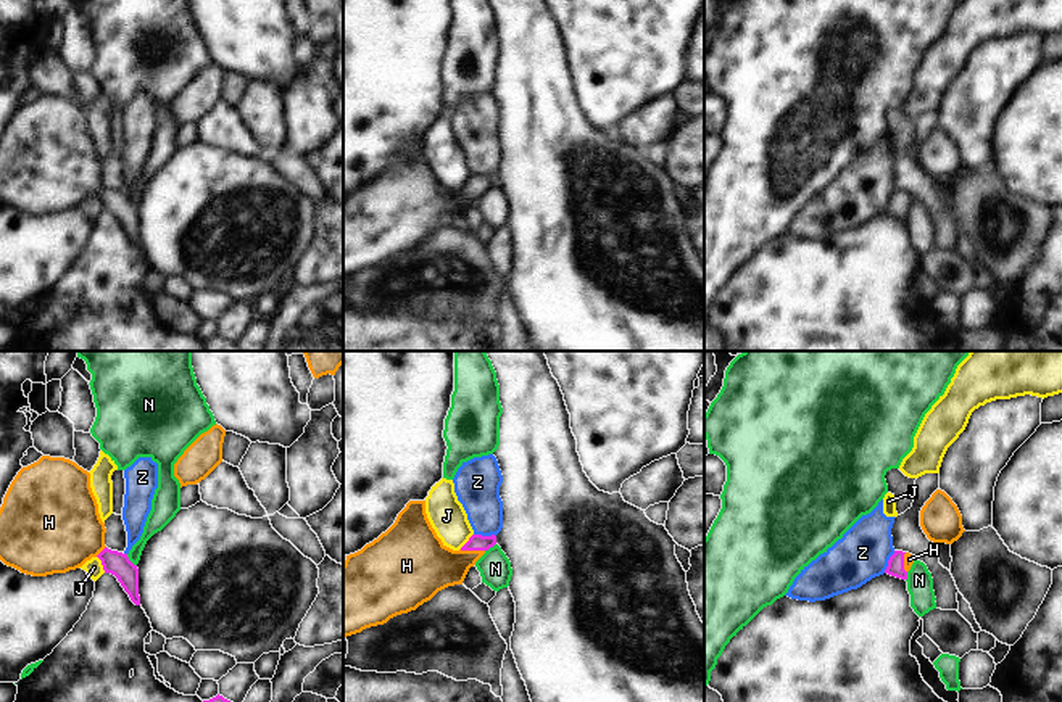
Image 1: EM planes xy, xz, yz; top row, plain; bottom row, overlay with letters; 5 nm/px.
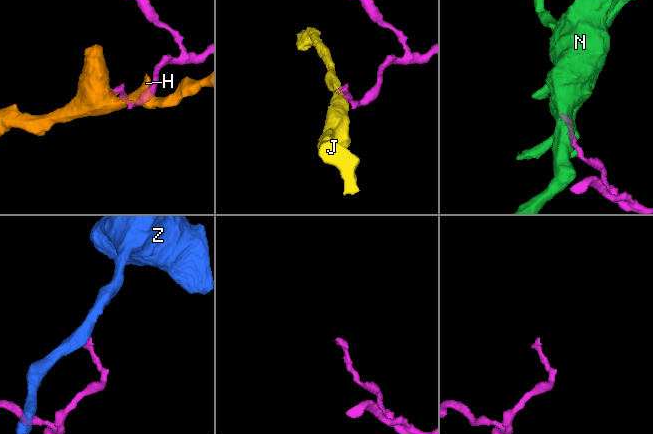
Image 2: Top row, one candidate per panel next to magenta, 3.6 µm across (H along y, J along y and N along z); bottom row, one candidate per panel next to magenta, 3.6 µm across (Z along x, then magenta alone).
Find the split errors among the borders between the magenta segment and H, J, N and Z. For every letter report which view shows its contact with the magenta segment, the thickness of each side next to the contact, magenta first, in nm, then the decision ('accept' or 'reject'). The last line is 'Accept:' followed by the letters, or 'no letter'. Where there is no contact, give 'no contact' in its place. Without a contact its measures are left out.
H: meets magenta in xz; 80 nm thick on the magenta side, 280 nm on the other; accept
J: meets magenta in xy; 120 nm thick on the magenta side, 90 nm on the other; reject
N: meets magenta in xy; 120 nm thick on the magenta side, 100 nm on the other; reject
Z: meets magenta in xz; 80 nm thick on the magenta side, 220 nm on the other; reject
Accept: H

